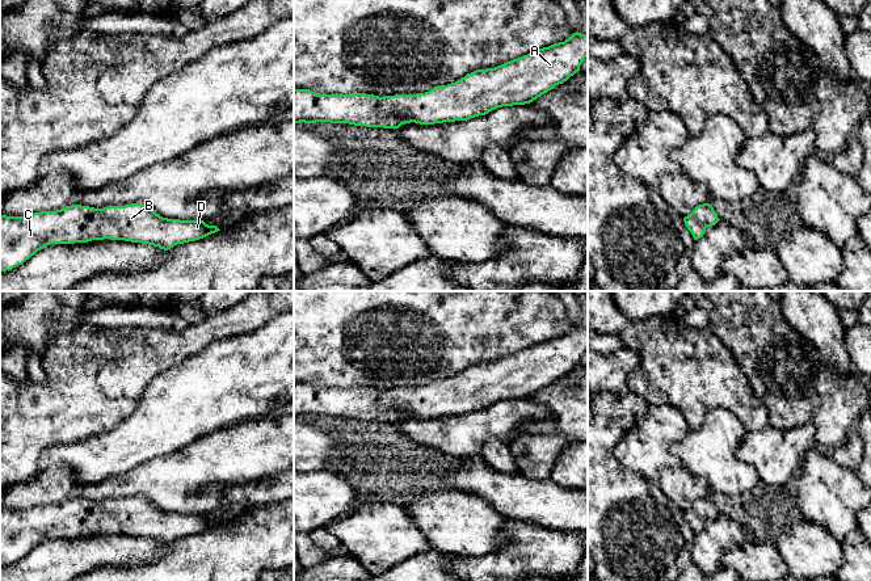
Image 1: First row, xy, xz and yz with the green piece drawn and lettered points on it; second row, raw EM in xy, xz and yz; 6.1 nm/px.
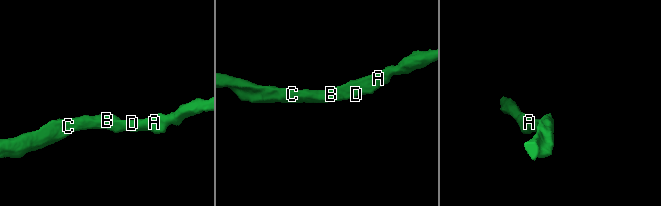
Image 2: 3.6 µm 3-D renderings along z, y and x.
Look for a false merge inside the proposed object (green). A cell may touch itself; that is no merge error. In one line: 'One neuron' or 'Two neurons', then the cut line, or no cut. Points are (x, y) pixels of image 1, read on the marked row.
One neuron. No split

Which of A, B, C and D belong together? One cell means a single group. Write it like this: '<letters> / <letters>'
A B C D

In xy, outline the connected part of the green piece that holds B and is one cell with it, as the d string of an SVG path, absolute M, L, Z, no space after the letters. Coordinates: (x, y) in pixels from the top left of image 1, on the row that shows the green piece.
M143 203L94 209L72 205L26 216L0 216L0 271L22 265L51 244L125 240L168 250L220 231L203 220L168 219Z

